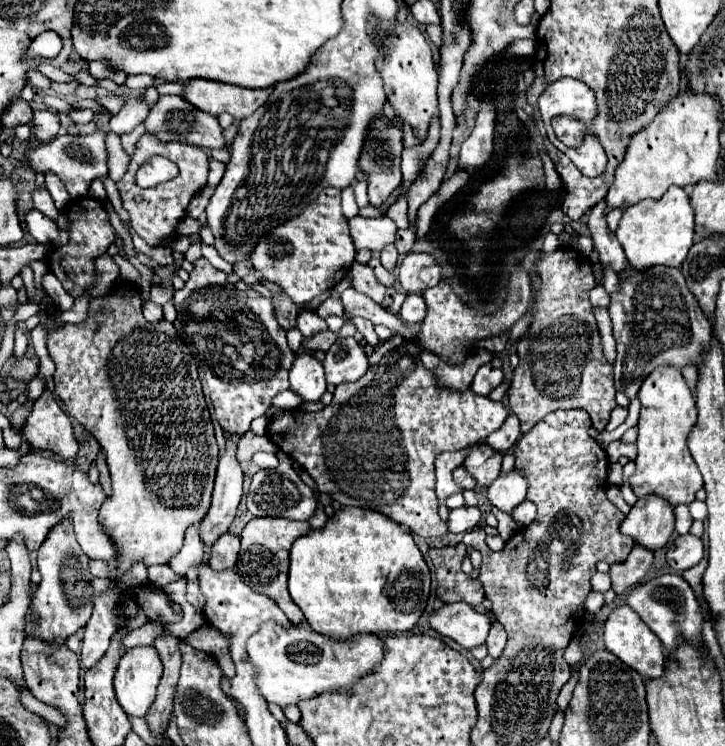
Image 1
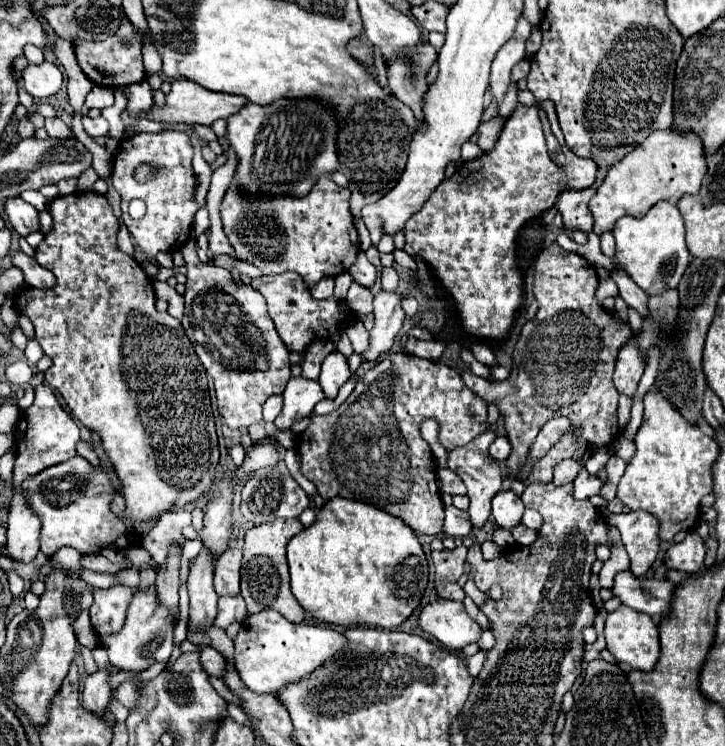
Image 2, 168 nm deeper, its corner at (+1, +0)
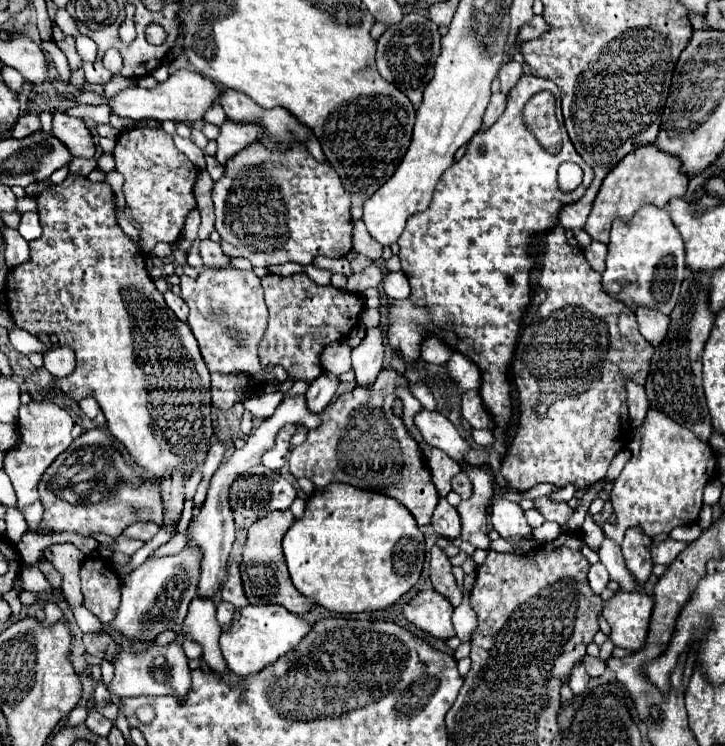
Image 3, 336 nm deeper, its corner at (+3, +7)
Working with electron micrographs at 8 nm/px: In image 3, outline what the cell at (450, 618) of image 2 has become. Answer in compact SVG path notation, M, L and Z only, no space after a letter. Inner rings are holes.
M435 590L419 592L413 600L409 600L401 614L419 630L429 632L435 638L449 640L455 636L453 624L451 624L451 614L453 606L445 596L441 596Z

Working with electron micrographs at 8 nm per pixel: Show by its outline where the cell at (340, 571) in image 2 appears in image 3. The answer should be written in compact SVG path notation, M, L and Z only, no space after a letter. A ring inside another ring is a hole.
M331 482L325 488L313 490L305 514L293 522L283 538L283 552L291 580L303 596L331 612L353 614L389 608L417 584L425 558L425 540L411 512L397 500L351 484Z

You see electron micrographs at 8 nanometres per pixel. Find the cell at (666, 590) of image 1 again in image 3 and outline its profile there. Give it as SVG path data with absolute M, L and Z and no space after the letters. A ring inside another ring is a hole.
M605 536L605 540L603 540L601 548L597 550L597 554L599 554L601 564L607 568L611 580L621 584L621 590L627 590L627 592L639 590L639 588L635 588L635 580L631 580L631 572L627 572L627 568L623 564L621 546L617 542L613 542L611 538Z

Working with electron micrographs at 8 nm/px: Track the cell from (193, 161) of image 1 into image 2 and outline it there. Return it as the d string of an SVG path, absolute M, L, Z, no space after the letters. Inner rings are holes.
M159 131L159 133L137 133L121 141L119 151L113 159L113 175L111 183L121 195L121 211L123 221L135 239L135 245L145 253L147 259L153 259L161 251L177 251L187 243L191 235L193 217L197 213L195 205L195 171L193 171L193 145L191 137L183 131ZM135 161L155 161L161 171L155 179L139 185L133 181ZM131 199L143 199L147 203L147 211L143 219L131 219L127 213L127 205Z

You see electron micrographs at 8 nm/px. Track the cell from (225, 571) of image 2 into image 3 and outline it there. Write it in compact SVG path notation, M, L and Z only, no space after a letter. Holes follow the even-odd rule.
M232 563L227 572L227 582L221 588L221 598L225 602L231 602L235 608L241 608L247 604L245 592L243 592L243 584L240 575L239 563Z

